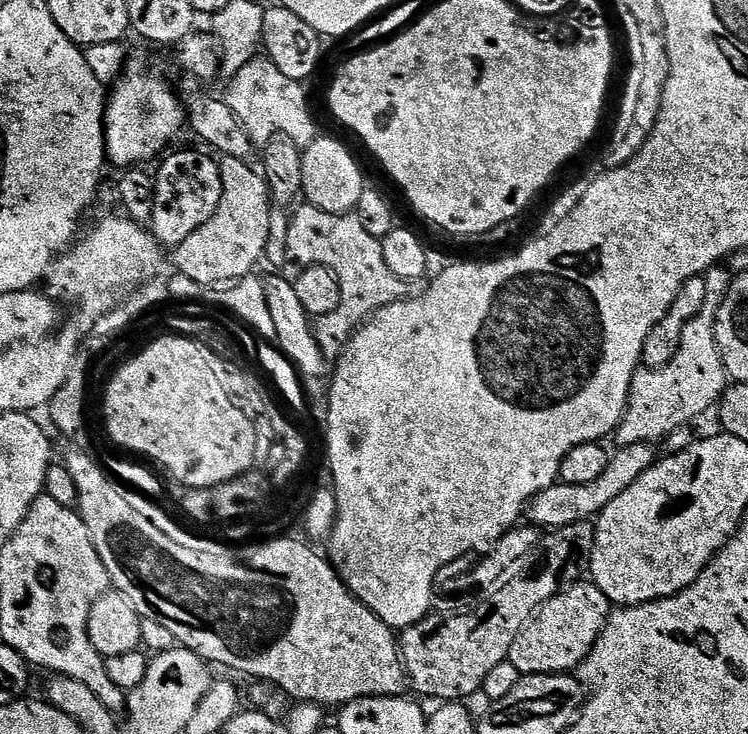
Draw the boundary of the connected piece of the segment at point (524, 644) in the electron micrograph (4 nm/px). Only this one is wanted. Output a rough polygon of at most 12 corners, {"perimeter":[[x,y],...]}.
{"perimeter":[[569,583],[514,638],[521,676],[571,673],[614,606]]}

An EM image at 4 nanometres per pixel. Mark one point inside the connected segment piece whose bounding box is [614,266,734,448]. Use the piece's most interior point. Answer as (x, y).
(661, 400)

